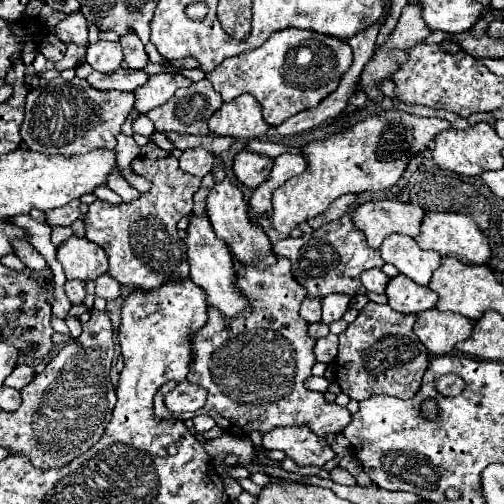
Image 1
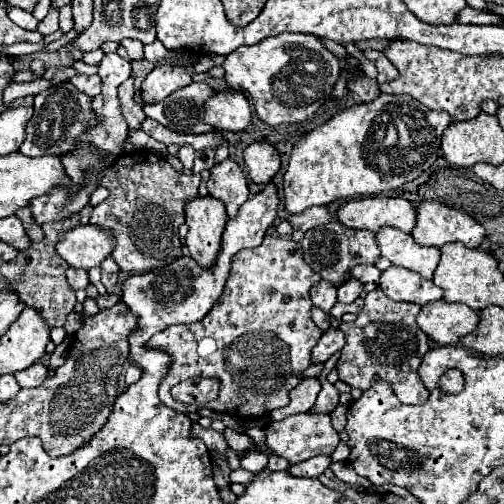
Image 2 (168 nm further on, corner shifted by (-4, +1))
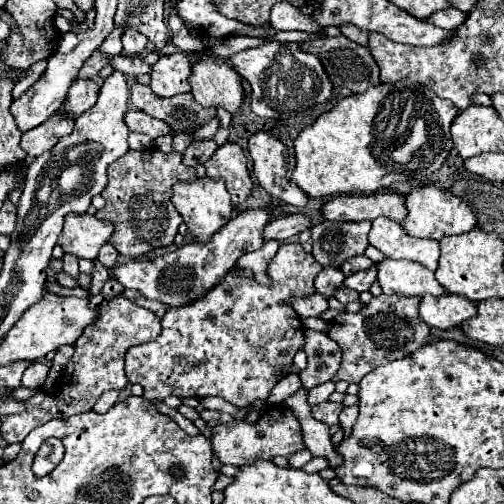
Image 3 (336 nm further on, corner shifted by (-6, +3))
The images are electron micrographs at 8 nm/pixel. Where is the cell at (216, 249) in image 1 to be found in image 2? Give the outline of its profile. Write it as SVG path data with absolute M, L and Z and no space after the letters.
M197 197L185 203L185 217L189 233L185 245L189 257L193 257L199 267L211 269L221 251L221 239L227 225L225 205L213 197Z

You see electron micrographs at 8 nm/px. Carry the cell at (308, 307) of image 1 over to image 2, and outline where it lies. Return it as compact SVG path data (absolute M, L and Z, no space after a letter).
M319 281L317 285L311 287L311 301L321 311L329 313L331 307L337 303L337 287L327 281Z

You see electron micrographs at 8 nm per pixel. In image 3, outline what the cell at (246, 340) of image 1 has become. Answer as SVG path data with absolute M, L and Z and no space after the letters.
M281 243L281 245L279 245L277 255L273 257L273 261L271 261L269 267L267 267L267 275L273 279L273 287L261 287L255 279L237 277L237 269L231 269L231 271L225 275L225 281L219 283L215 289L211 289L211 293L207 293L207 297L195 299L195 301L191 301L191 305L183 305L183 307L169 309L169 311L161 317L161 335L159 335L155 341L143 343L143 345L135 345L135 347L131 347L131 349L127 351L125 375L127 375L129 383L131 383L131 385L133 385L133 383L139 383L139 385L145 389L143 397L149 399L149 401L163 401L163 399L169 397L169 395L175 395L175 397L179 397L179 399L183 399L183 397L197 397L197 399L201 399L201 397L217 395L217 397L229 401L231 405L247 407L247 405L251 405L255 399L267 399L269 393L271 393L271 389L275 387L277 379L281 379L281 377L277 377L277 371L279 371L281 367L285 367L285 365L291 365L295 353L297 353L299 349L303 349L303 323L301 323L299 315L295 313L295 309L291 307L291 297L295 297L295 295L297 295L297 297L311 295L311 293L315 291L313 281L315 281L315 277L317 277L319 271L321 271L321 265L315 263L315 257L313 257L311 253L305 253L299 243Z

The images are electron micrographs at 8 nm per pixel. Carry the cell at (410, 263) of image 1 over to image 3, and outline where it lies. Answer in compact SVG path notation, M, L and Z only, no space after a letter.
M379 217L373 221L373 227L369 231L369 243L389 259L417 261L431 271L437 269L439 243L407 235L399 223L387 217Z

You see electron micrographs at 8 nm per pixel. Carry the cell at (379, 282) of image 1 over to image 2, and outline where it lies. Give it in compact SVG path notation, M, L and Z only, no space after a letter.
M357 265L351 269L351 275L361 283L379 283L381 271L375 265Z

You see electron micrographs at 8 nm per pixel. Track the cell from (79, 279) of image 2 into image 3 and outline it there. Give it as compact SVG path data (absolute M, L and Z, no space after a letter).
M65 253L65 255L61 257L61 261L63 261L63 271L65 271L67 275L71 275L71 277L77 277L77 275L79 275L77 257L71 257L71 253Z

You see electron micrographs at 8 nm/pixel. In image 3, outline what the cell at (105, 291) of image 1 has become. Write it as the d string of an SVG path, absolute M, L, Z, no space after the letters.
M111 243L103 245L101 251L99 251L99 255L97 255L97 259L99 259L107 269L113 269L115 263L117 263L117 249L115 249Z

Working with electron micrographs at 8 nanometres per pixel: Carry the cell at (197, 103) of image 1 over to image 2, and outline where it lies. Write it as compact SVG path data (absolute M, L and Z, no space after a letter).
M191 83L189 87L183 87L181 91L175 91L173 95L165 97L159 103L143 105L143 111L149 119L169 127L177 133L209 133L213 127L205 125L205 101L211 99L217 91L201 83Z

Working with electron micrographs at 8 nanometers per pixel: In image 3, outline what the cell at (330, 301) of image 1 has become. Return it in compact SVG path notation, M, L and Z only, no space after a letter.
M377 263L371 269L365 269L365 271L359 271L359 273L353 273L349 277L345 277L343 283L349 289L355 289L357 293L361 293L361 291L369 291L369 287L373 285L375 279L377 279Z

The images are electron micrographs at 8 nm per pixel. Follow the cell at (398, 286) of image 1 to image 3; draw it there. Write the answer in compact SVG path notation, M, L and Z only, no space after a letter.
M383 259L379 263L379 277L377 277L381 289L385 295L397 293L397 295L425 295L431 293L439 297L445 289L435 279L433 271L427 267L413 263L413 261L395 261L395 259Z

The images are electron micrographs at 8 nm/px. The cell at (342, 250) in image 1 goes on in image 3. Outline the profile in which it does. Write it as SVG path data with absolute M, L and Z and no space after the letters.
M323 221L311 227L313 233L313 257L317 263L341 267L341 263L353 255L363 255L369 241L367 233L371 221L359 223L331 223Z

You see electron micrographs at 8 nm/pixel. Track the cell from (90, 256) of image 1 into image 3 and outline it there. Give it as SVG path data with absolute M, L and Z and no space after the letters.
M69 213L65 217L63 231L59 235L59 245L65 253L73 253L79 259L95 259L101 245L109 241L113 225L97 219L89 213Z

